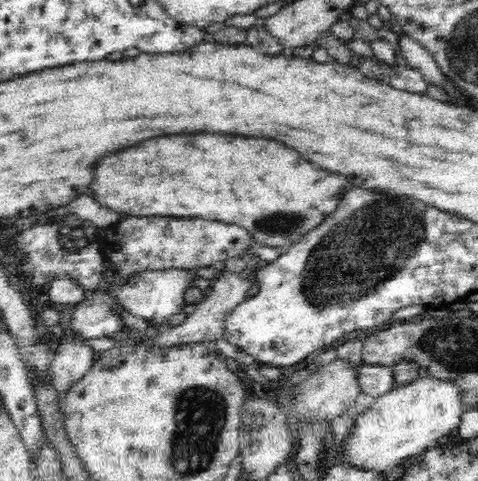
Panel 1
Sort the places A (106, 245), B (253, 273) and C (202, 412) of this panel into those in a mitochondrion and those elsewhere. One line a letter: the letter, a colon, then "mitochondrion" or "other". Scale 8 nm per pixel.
A: other
B: other
C: mitochondrion

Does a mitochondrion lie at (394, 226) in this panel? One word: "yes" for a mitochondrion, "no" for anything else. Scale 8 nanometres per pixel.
yes

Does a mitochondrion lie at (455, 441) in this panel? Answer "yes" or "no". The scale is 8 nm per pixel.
no

